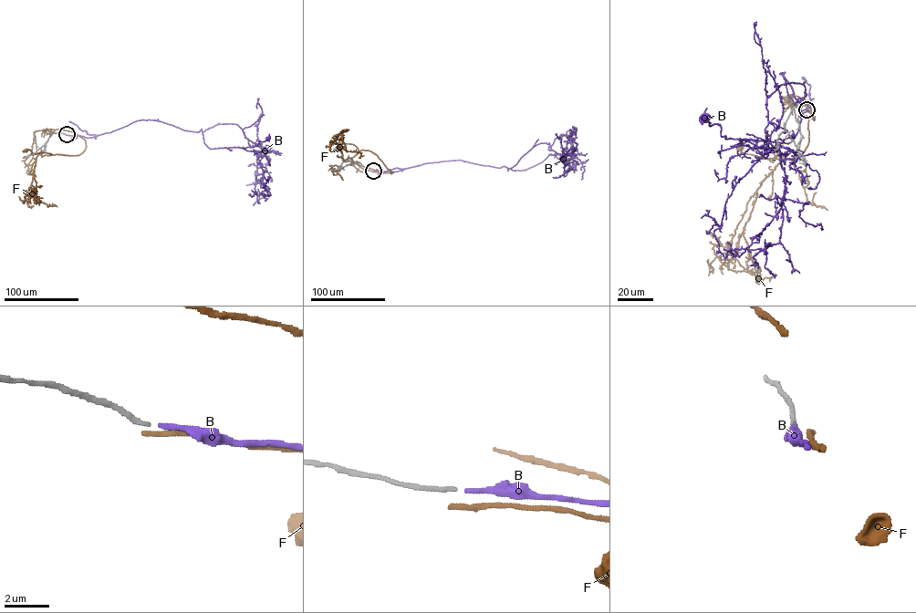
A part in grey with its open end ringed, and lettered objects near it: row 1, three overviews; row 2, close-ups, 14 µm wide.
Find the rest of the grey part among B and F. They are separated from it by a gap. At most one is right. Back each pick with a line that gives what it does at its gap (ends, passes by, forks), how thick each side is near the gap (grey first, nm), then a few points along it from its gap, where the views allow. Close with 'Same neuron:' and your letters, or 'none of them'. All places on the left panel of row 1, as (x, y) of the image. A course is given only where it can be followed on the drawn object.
B: it ends; calibres 190 and 200 nm; course (67, 135), (91, 138), (149, 119), (185, 130), (201, 129), (210, 149), (245, 150), (268, 139)
Same neuron: B

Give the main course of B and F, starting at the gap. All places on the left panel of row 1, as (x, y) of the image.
B: (67, 135), (91, 138), (149, 119), (185, 130), (201, 129), (210, 149), (245, 150), (268, 139)
F: (67, 135), (83, 139), (85, 149), (70, 155), (31, 154), (26, 150)

